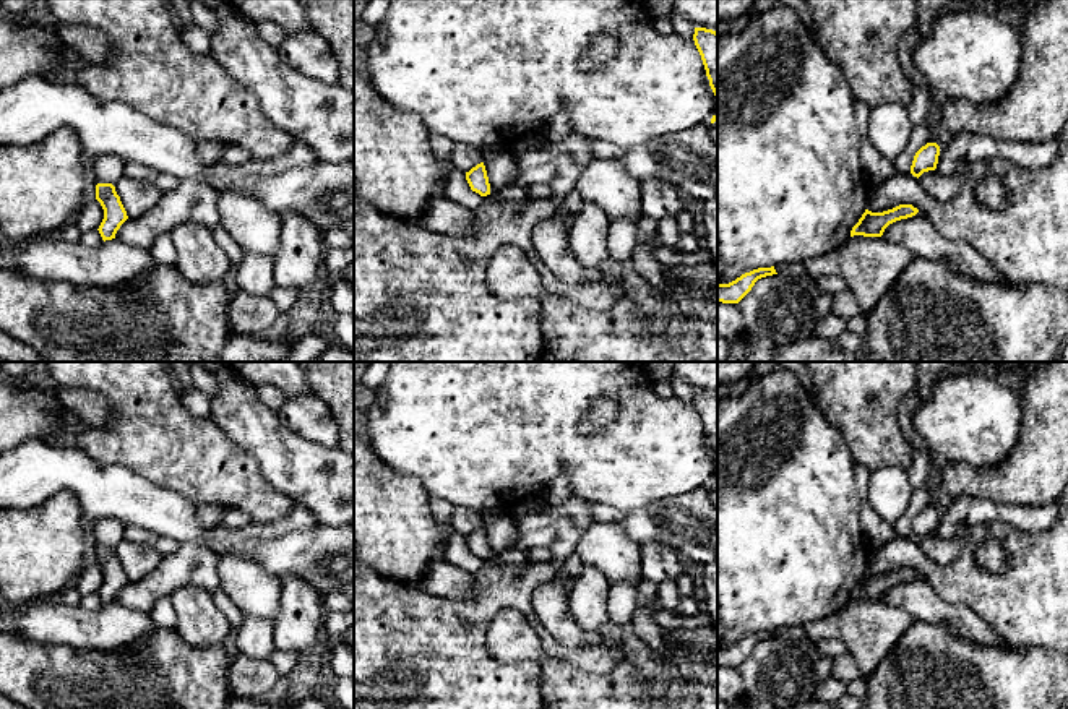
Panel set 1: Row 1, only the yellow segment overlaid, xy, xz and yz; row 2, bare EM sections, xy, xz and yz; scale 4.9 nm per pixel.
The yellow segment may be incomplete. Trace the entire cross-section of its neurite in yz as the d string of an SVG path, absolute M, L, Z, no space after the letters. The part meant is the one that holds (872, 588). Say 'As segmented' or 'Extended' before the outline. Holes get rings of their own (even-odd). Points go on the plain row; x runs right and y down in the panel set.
As segmented. M899 568L883 576L872 576L865 573L859 586L852 591L851 600L854 599L881 600L889 587L912 581L917 576L919 573L914 571L912 568Z

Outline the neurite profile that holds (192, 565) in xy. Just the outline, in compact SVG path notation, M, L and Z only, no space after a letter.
M180 544L172 555L161 558L149 574L127 582L117 594L115 602L143 613L151 613L157 600L170 597L183 586L196 586L213 592L221 587L219 561L221 555L208 547Z

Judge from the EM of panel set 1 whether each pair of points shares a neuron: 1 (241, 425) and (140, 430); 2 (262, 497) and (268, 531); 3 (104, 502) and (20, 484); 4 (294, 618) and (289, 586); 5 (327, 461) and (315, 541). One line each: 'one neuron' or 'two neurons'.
1: two neurons
2: two neurons
3: one neuron
4: one neuron
5: two neurons

